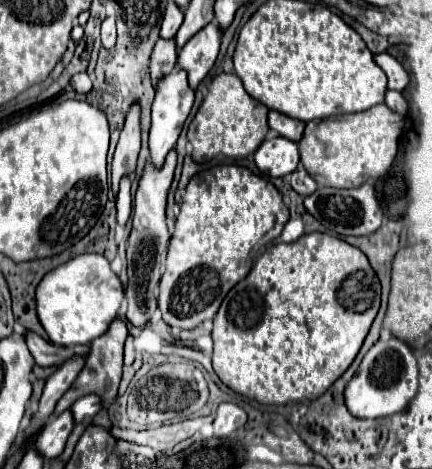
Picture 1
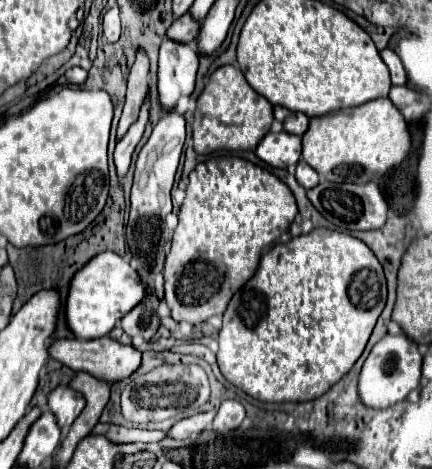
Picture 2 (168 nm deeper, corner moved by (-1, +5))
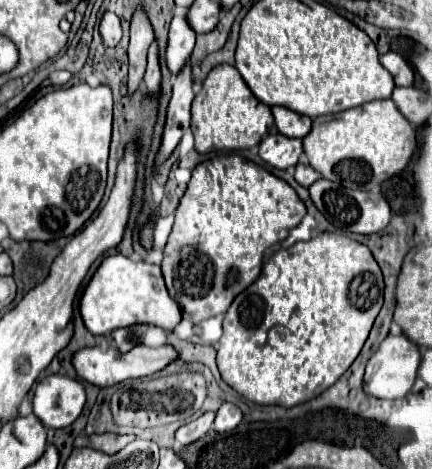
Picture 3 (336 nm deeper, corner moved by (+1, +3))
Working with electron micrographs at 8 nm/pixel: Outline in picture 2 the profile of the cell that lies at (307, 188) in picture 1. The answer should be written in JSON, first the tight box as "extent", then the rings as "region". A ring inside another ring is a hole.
{"extent":[296,160,320,190],"region":[[[300,160],[298,166],[296,166],[296,180],[298,180],[300,186],[304,186],[308,190],[308,188],[314,188],[314,184],[320,182],[320,176],[314,168],[310,168],[304,160]]]}

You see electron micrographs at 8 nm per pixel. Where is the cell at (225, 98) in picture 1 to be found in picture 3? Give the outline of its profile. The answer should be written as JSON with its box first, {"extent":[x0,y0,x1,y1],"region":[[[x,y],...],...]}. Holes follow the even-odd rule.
{"extent":[192,64,272,154],"region":[[[218,64],[210,70],[202,90],[192,102],[192,134],[200,154],[214,150],[246,150],[256,146],[272,128],[270,106],[262,104],[246,86],[240,72],[230,64]]]}

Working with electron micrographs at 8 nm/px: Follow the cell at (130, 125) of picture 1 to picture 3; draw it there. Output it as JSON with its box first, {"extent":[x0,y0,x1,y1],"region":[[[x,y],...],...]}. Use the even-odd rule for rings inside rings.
{"extent":[128,10,154,96],"region":[[[136,10],[130,26],[130,46],[128,46],[128,58],[130,58],[130,72],[128,72],[128,94],[132,96],[144,78],[146,70],[146,52],[150,44],[154,42],[152,26],[142,10]]]}

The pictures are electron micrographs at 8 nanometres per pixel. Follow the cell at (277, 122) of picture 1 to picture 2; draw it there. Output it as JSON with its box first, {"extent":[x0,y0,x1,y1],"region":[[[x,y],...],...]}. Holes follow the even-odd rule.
{"extent":[274,106,308,136],"region":[[[274,106],[274,118],[282,122],[284,130],[290,134],[302,136],[308,130],[308,118],[302,112],[292,112],[284,106]]]}

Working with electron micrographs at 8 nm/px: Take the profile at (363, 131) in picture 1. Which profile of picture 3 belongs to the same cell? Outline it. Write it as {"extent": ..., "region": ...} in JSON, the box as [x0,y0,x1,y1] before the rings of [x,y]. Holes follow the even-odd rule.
{"extent":[304,100,416,190],"region":[[[372,100],[336,116],[320,116],[304,138],[304,154],[322,178],[354,190],[376,190],[412,158],[416,132],[392,100]]]}

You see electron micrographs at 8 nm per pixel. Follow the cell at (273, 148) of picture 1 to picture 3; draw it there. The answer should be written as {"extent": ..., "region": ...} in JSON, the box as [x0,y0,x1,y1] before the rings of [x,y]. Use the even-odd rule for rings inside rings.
{"extent":[260,134,302,170],"region":[[[270,134],[260,142],[260,158],[280,170],[296,166],[302,154],[302,140],[288,138],[282,134]]]}

